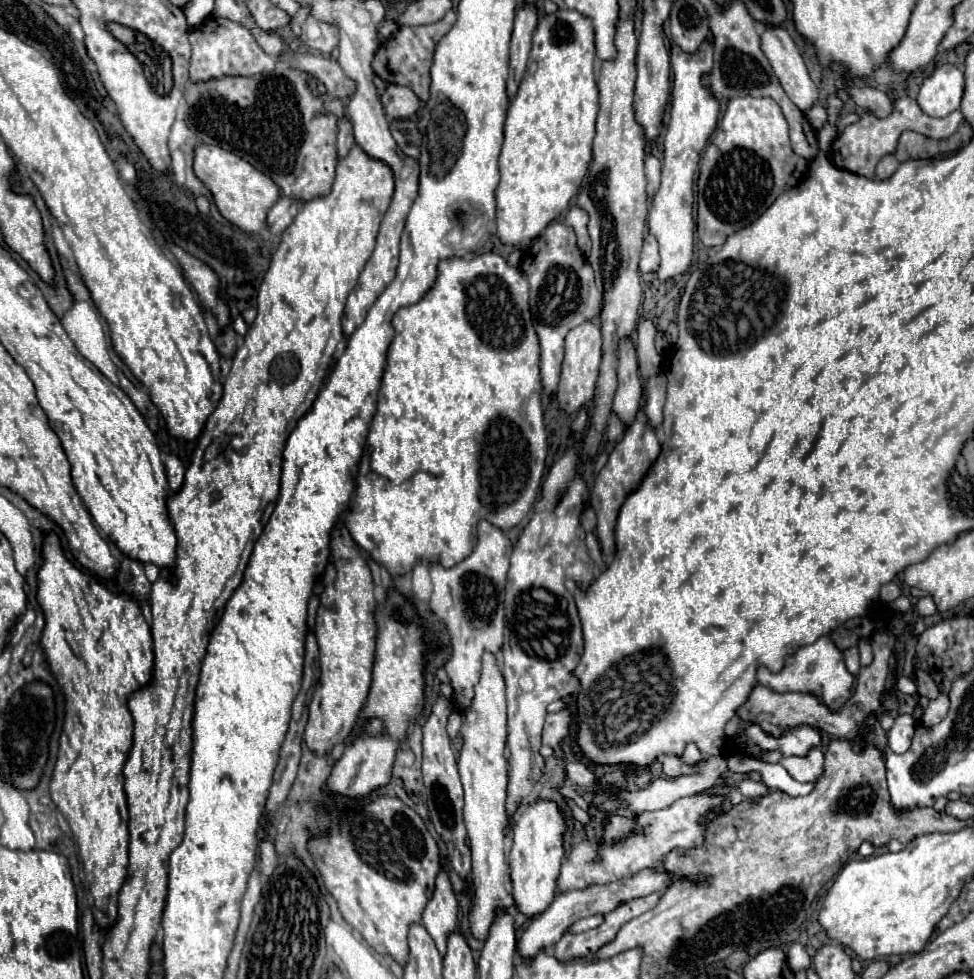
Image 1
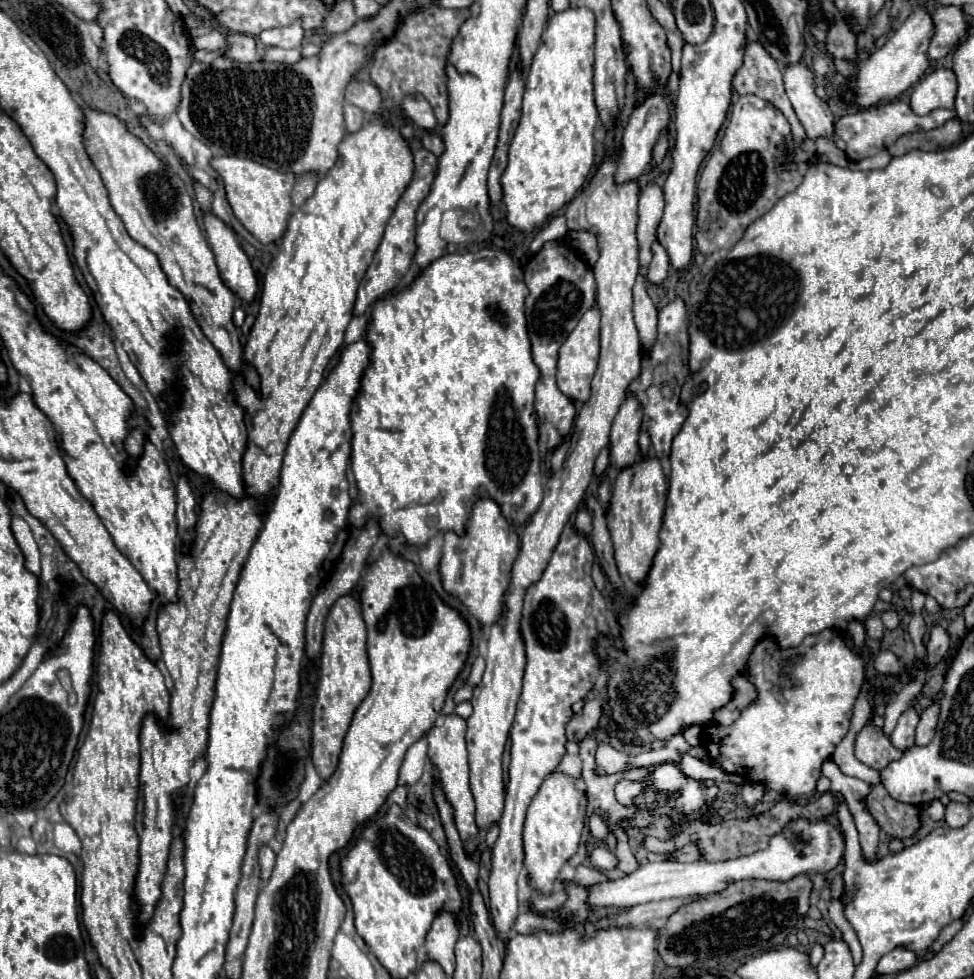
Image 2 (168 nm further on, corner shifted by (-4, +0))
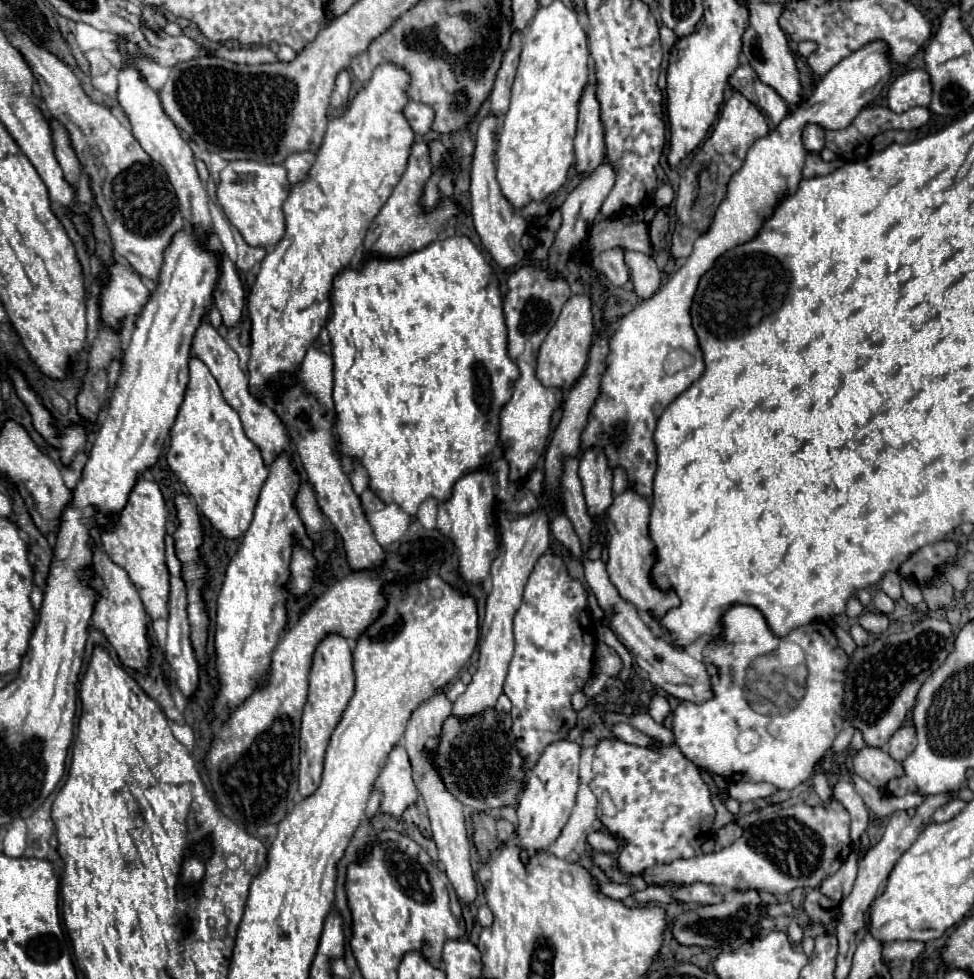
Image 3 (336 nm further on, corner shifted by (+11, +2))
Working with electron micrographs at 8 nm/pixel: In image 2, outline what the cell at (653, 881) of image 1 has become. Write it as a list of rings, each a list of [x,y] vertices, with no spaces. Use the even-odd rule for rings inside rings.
[[[794,820],[790,822],[782,834],[774,836],[766,850],[756,854],[740,856],[736,860],[726,862],[650,862],[638,866],[632,874],[626,874],[618,880],[606,880],[588,886],[588,908],[598,912],[602,908],[630,908],[636,904],[652,902],[652,900],[668,900],[668,898],[684,898],[684,896],[706,896],[724,890],[730,882],[744,880],[744,878],[764,878],[764,880],[780,880],[786,882],[798,874],[814,874],[832,870],[844,852],[844,838],[842,834],[828,824],[826,820],[808,822],[808,820]]]

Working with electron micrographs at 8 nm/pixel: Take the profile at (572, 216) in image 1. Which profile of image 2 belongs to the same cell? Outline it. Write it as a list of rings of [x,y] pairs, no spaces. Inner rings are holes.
[[[558,214],[558,216],[554,216],[554,218],[536,234],[536,238],[534,238],[532,244],[530,244],[530,252],[534,254],[534,252],[538,252],[538,250],[542,248],[544,242],[548,242],[548,240],[558,240],[558,238],[562,238],[562,236],[566,236],[566,234],[568,234],[566,216],[564,216],[564,214]]]

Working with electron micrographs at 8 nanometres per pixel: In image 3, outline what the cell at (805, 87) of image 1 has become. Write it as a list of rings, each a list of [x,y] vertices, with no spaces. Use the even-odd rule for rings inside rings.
[[[809,124],[809,128],[803,130],[803,144],[807,152],[821,152],[825,148],[825,130]]]

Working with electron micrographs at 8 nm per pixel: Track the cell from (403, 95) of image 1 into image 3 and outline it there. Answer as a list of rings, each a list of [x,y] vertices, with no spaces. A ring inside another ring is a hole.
[[[409,102],[407,108],[405,108],[405,118],[409,120],[413,132],[417,136],[423,136],[431,130],[435,110],[429,104],[423,104],[423,102]]]

